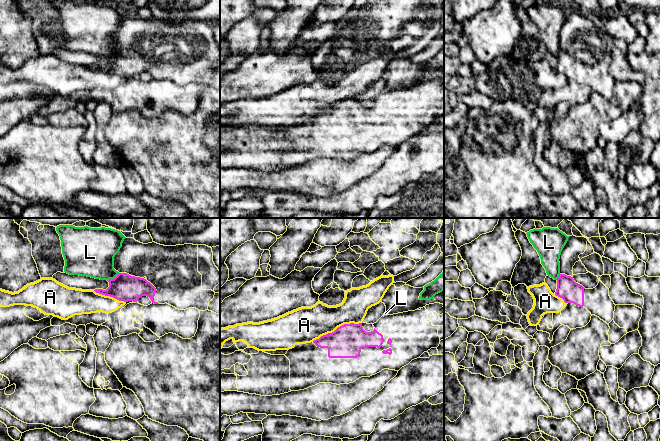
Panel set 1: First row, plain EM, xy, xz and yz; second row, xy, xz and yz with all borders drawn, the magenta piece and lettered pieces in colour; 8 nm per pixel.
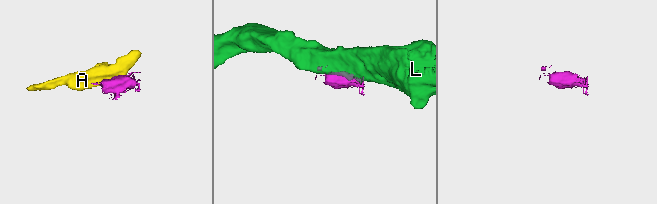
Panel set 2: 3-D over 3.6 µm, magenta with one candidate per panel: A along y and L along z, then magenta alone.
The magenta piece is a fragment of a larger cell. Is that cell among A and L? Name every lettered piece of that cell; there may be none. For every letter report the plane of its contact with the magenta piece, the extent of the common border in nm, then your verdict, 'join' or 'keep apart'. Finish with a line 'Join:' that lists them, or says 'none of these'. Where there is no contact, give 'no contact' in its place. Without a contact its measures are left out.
A: xz | 420 nm | keep apart
L: xy | 120 nm | keep apart
Join: none of these

